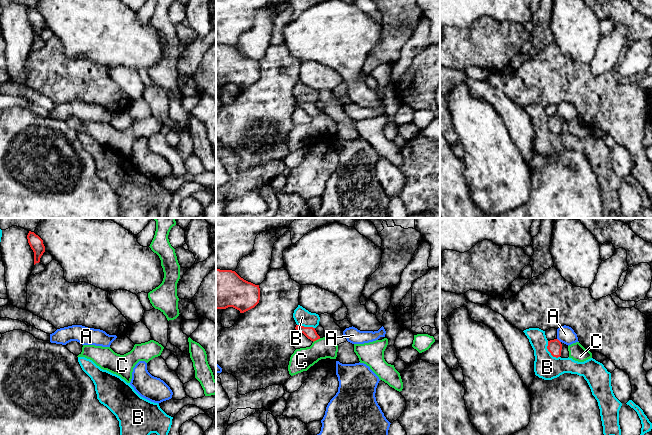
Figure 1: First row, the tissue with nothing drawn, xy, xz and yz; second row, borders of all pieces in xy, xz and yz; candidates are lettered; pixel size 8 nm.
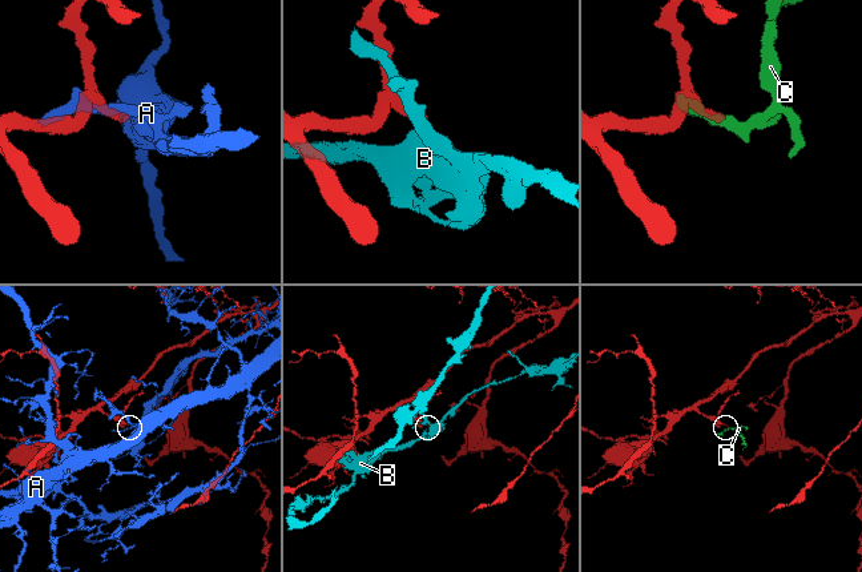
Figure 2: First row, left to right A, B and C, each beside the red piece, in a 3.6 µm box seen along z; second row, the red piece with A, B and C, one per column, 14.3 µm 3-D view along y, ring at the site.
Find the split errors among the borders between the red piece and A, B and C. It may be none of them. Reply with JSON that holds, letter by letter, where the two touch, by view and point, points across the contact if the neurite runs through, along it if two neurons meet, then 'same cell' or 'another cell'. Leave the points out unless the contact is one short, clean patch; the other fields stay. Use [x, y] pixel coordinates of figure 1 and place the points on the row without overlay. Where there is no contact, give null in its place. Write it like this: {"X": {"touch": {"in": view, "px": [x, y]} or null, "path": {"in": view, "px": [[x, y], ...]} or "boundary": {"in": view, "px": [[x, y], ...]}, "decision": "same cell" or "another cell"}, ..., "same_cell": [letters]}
{"A": {"touch": {"in": "yz", "px": [558, 116]}, "decision": "another cell"}, "B": {"touch": {"in": "yz", "px": [549, 127]}, "decision": "another cell"}, "C": {"touch": {"in": "xz", "px": [316, 115]}, "path": {"in": "xz", "px": [[310, 108], [316, 115], [316, 121], [302, 135]]}, "decision": "same cell"}, "same_cell": ["C"]}

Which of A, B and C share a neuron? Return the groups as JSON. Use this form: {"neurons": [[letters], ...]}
{"neurons": [["A"], ["B"], ["C"]]}

